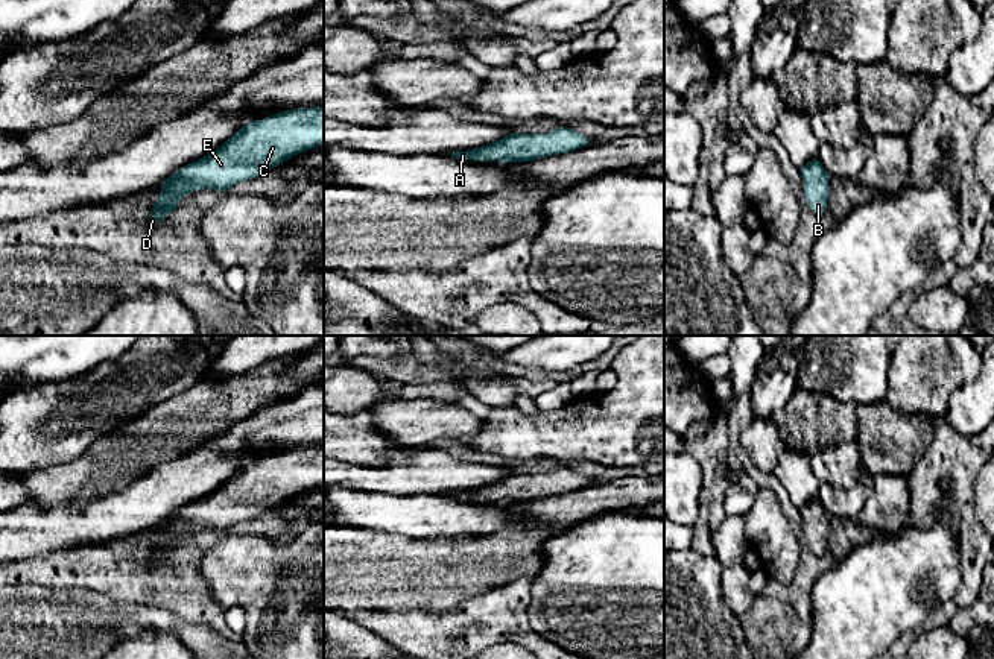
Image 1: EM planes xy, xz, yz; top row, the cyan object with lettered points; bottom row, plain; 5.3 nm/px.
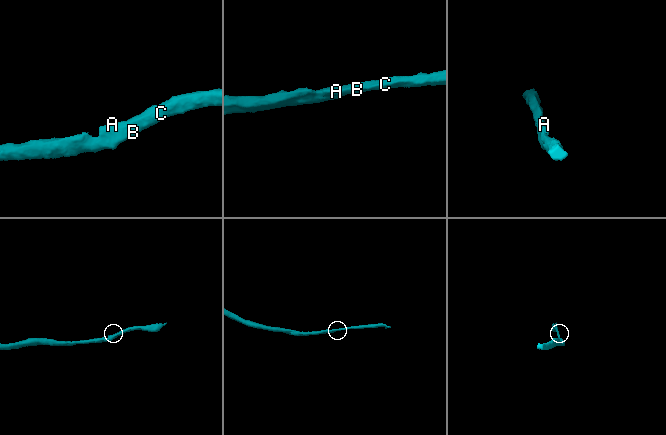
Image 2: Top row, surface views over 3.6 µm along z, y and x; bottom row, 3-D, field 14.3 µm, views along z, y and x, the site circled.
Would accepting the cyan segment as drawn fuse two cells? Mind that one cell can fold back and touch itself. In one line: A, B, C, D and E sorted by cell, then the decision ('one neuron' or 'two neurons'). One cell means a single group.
A B C D E; one neuron

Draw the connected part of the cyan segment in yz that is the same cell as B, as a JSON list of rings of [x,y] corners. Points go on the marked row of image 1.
[[[818,156],[812,158],[799,169],[802,176],[802,191],[806,194],[807,207],[816,216],[824,216],[828,211],[828,184],[830,176],[824,170]]]

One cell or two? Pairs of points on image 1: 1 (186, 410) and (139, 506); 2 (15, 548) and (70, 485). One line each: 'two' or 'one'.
1: two
2: two

